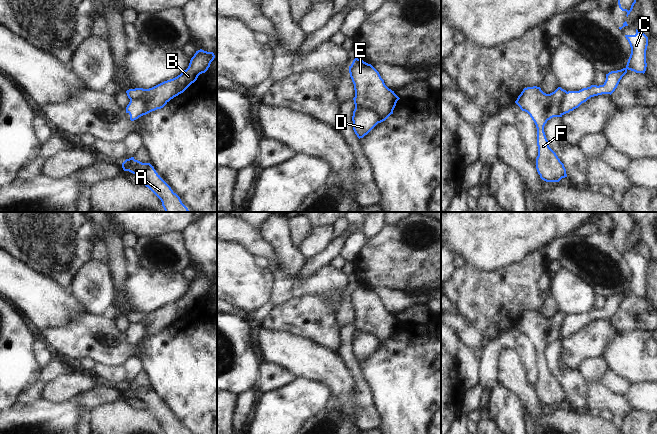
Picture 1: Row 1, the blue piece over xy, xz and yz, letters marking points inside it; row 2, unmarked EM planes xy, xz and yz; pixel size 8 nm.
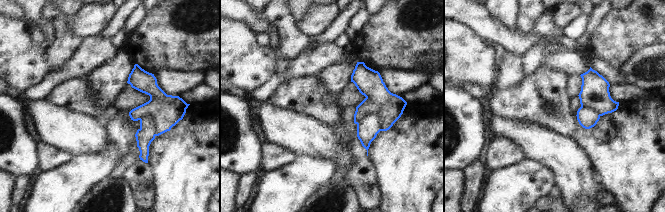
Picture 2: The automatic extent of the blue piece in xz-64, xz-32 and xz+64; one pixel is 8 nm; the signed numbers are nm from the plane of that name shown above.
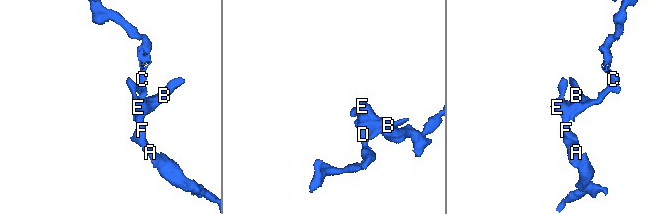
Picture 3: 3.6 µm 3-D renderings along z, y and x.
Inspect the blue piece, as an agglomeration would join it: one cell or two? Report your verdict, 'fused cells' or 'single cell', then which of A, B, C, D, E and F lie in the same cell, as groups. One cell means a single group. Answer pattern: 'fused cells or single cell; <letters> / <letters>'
fused cells; A B E F / C D

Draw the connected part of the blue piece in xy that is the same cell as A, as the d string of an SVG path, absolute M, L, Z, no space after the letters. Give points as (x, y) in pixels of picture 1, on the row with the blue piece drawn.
M131 157L122 163L122 168L145 180L145 186L161 200L165 212L189 212L180 197L173 192L150 163L142 163Z

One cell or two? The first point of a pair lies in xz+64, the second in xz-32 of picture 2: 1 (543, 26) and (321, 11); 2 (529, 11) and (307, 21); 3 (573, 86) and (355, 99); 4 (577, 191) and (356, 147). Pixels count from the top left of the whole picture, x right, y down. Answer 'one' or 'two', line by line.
1: one
2: two
3: one
4: two

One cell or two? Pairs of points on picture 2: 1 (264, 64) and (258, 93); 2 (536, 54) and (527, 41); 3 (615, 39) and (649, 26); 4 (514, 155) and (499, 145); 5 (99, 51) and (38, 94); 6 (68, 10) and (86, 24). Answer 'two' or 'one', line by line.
1: two
2: two
3: one
4: one
5: one
6: two

